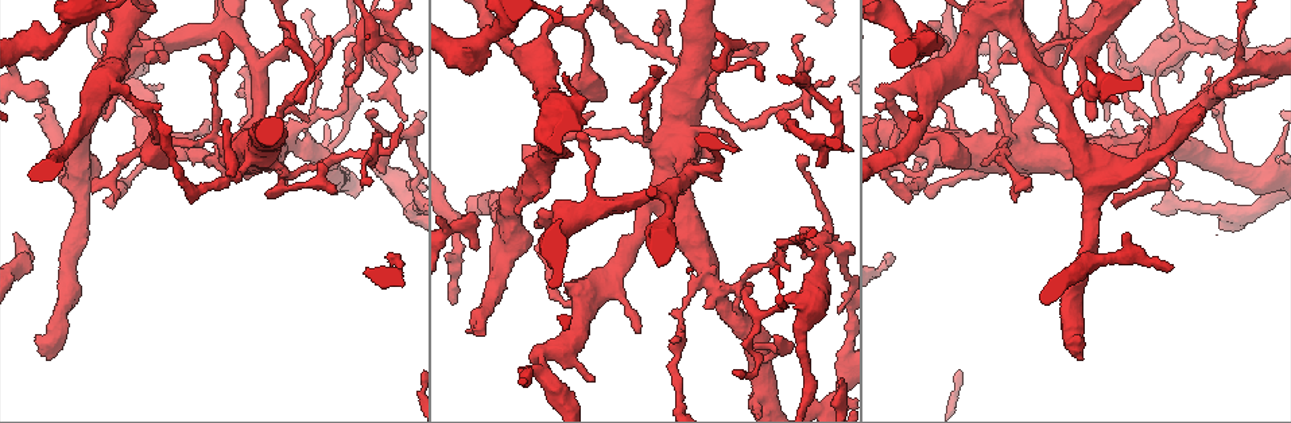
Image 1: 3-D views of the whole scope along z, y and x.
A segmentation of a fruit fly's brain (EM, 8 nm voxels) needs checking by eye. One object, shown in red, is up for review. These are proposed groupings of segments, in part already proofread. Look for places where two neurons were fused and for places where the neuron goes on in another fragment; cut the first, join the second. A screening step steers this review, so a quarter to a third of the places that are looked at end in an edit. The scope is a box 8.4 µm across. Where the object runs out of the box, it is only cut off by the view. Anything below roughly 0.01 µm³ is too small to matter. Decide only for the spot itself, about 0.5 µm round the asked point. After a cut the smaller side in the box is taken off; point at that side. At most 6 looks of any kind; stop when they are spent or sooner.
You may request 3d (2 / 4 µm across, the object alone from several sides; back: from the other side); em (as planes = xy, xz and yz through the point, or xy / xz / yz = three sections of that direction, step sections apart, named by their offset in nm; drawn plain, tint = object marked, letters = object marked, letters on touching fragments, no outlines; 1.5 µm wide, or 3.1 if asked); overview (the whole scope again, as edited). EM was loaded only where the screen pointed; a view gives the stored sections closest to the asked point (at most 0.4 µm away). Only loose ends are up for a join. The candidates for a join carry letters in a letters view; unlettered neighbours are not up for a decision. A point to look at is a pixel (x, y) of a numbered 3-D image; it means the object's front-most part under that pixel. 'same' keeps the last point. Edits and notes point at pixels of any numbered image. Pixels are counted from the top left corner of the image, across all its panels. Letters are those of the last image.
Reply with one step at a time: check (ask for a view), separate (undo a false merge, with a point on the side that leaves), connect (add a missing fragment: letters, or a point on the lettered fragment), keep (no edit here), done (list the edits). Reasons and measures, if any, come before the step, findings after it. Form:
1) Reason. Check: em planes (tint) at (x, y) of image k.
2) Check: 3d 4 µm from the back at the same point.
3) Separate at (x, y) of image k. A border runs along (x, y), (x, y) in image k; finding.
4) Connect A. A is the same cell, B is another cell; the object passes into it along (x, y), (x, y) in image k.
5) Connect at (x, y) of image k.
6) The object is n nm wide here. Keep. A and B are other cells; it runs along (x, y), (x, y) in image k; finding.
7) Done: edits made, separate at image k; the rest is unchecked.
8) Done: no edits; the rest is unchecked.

Sharp bend. Check: 3d 2 µm at (1224, 164) of image 1.

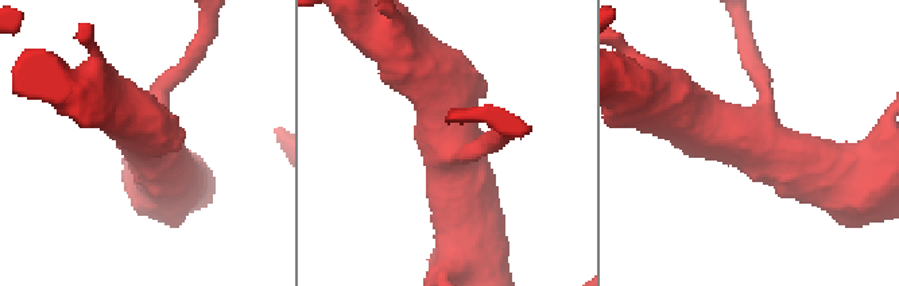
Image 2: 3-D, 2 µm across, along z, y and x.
3 arms meet here; need the tissue. Check: em xy step 4 (tint) at (748, 131) of image 2.

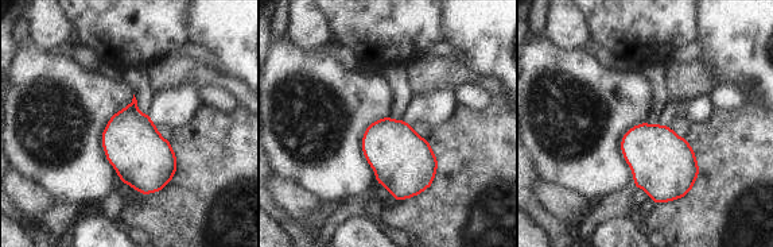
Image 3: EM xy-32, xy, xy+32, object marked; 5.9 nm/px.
Check: em planes (letters) at the same point.

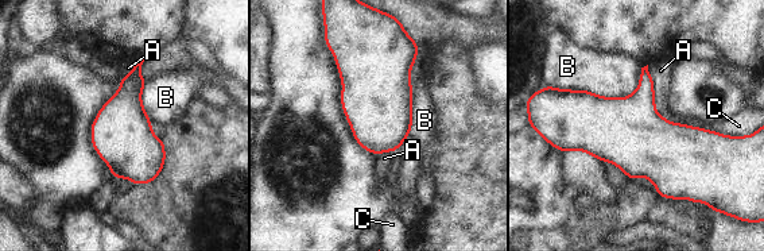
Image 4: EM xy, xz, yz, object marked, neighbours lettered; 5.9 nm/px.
Keep. A, B and C are other cells; one neuron here.

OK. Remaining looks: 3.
Thin end. Check: 3d 2 µm at (1207, 72) of image 1.

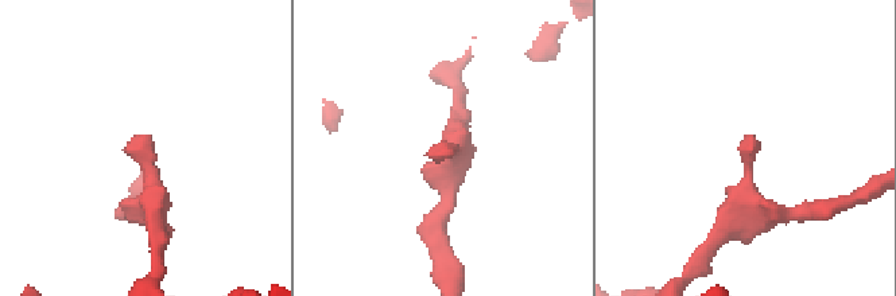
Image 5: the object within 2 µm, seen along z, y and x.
Shape alone is not enough. Check: em planes (letters) at (750, 155) of image 5.

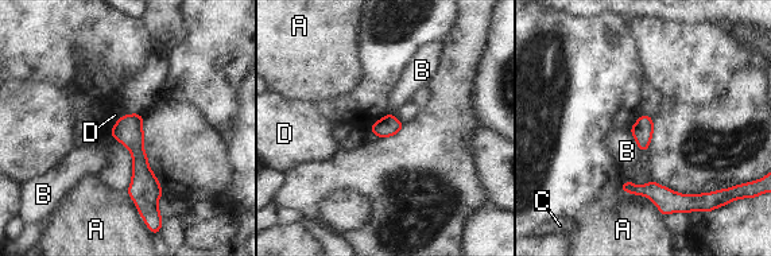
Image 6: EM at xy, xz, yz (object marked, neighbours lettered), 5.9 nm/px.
Keep. A, B, C and D are other cells; a border runs along (630, 130), (642, 152) in image 6; no lettered fragment goes on from it.

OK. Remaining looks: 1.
Free end. Check: em planes (letters) at (372, 180) of image 1.

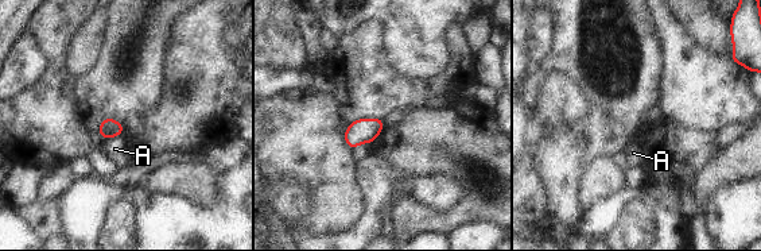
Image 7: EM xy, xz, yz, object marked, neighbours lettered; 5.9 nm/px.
Keep. A is another cell; a border runs along (120, 134), (107, 139) in image 7; no lettered fragment goes on from it.

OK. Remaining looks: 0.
Done: no edits; the rest is unchecked.

